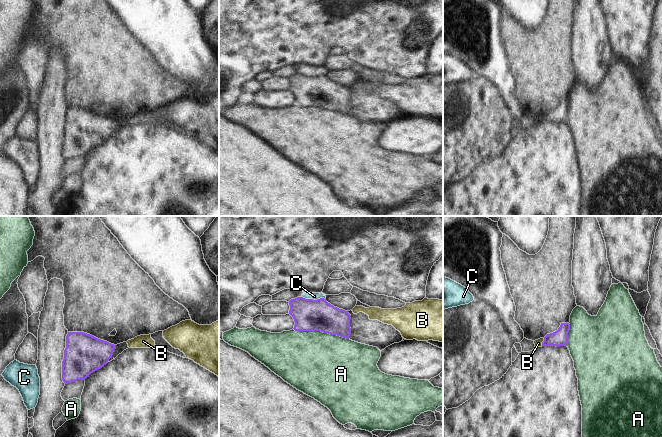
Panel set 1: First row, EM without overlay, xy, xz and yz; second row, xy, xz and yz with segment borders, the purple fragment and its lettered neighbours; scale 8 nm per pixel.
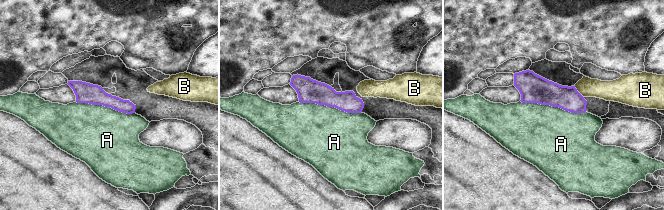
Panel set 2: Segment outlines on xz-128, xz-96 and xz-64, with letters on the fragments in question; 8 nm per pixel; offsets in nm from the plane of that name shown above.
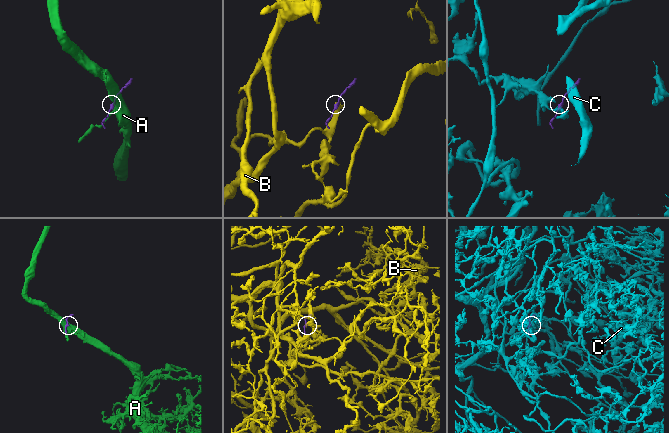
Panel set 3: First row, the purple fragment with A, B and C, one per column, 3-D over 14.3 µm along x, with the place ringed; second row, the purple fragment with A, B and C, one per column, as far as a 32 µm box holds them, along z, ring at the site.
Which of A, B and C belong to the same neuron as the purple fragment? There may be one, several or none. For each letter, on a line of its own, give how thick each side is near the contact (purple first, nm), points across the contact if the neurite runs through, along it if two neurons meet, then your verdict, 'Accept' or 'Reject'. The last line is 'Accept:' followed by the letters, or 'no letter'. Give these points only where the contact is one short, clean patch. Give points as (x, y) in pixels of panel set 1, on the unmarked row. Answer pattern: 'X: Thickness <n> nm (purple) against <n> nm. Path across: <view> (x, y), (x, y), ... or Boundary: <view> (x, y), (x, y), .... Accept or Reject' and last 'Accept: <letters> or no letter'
A: Thickness 260 nm (purple) against 500 nm. Reject
B: Thickness 130 nm (purple) against 60 nm. Boundary: yz (544, 114), (541, 121). Reject
C: Thickness 260 nm (purple) against 60 nm. Boundary: xz (302, 72), (308, 75), (325, 75). Reject
Accept: no letter

